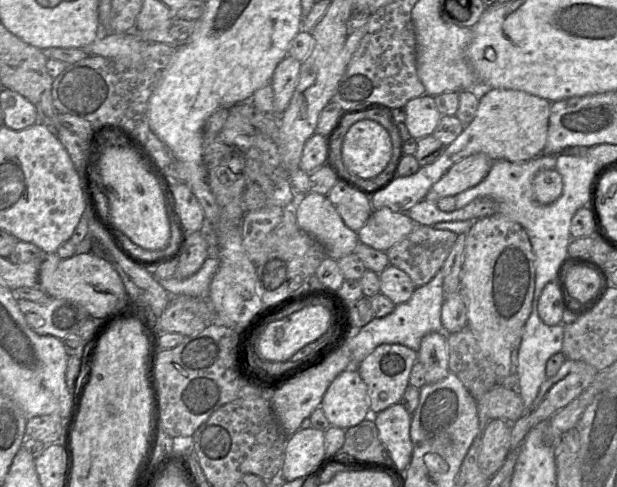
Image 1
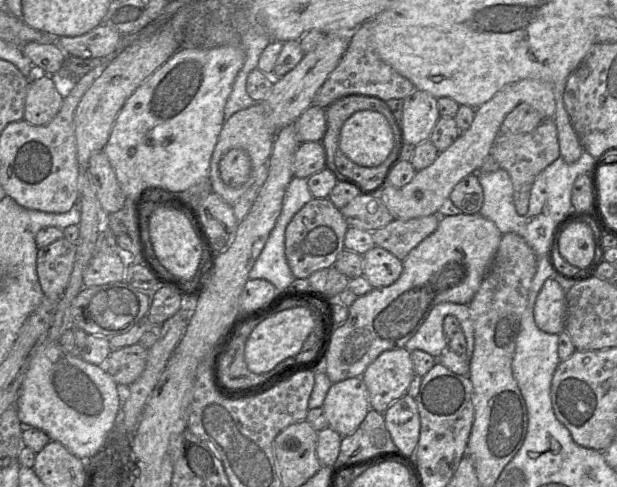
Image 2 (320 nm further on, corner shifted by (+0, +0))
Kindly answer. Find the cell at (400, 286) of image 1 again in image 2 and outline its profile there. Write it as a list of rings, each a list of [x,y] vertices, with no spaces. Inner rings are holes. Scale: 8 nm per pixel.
[[[375,245],[363,255],[363,275],[373,288],[386,287],[398,280],[403,261]]]

